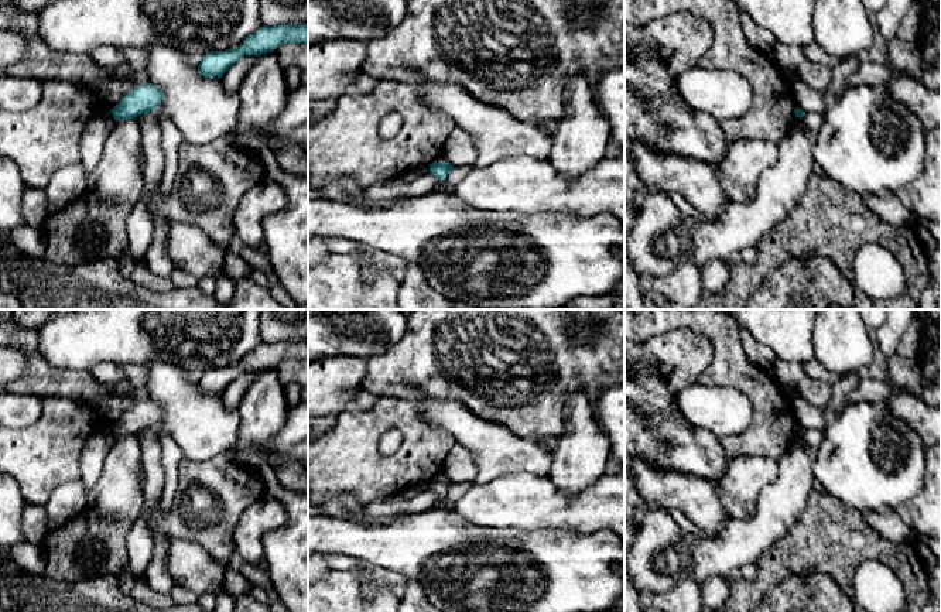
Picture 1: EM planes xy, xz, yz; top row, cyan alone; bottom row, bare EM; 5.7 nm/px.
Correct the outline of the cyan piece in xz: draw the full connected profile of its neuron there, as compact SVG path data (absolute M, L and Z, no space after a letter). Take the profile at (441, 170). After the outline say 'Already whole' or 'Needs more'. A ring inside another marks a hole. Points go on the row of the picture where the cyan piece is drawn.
M449 161L430 164L430 172L445 181L446 175L452 171L454 165Z. Already whole

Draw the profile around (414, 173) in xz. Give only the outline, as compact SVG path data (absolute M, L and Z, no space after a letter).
M424 164L424 165L417 165L417 167L413 167L411 170L407 170L401 178L406 181L406 182L411 182L414 180L417 180L418 177L424 175L424 174L428 174L430 172L430 164Z

